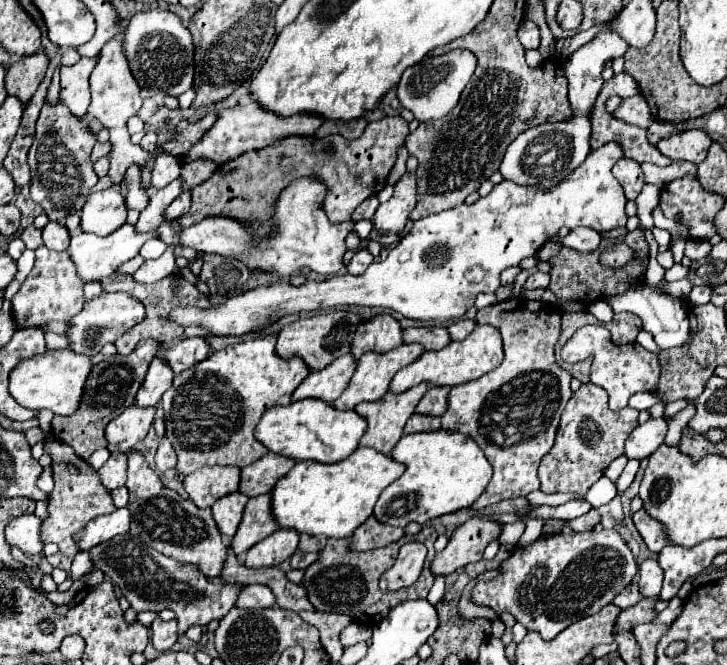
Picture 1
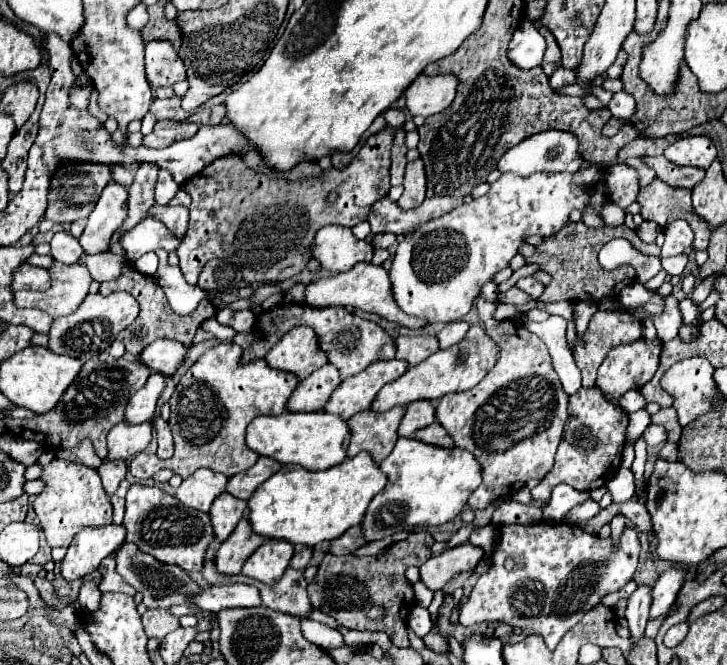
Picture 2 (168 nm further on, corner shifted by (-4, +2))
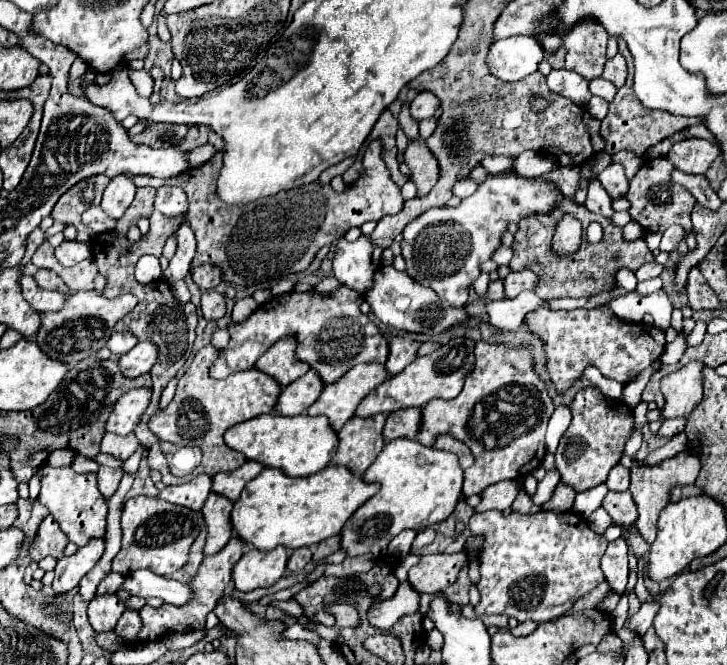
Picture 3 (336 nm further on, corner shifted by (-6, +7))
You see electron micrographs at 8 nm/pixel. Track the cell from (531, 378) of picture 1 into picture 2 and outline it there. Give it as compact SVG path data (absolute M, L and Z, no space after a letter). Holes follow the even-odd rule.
M481 297L477 299L477 311L481 321L485 323L485 331L501 347L501 355L497 359L497 365L473 389L445 395L439 399L437 421L447 429L447 433L451 435L457 447L471 451L481 463L483 483L473 491L467 505L471 509L485 509L495 499L517 493L521 487L525 487L529 479L541 479L553 467L553 457L561 441L563 425L567 421L569 395L565 393L557 373L551 367L551 357L547 353L545 343L537 335L533 335L521 321L515 321L515 319L497 321L493 317L495 305L489 301L483 301Z

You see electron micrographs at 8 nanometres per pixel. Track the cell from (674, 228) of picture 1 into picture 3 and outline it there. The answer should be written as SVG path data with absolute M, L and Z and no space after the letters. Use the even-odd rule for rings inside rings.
M669 226L663 232L663 240L661 240L661 250L665 252L673 252L677 248L677 244L685 238L685 230L681 226Z

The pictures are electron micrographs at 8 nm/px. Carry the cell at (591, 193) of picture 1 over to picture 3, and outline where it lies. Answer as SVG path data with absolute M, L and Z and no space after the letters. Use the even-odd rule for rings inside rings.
M511 172L509 176L489 176L479 184L477 192L461 200L455 208L431 208L417 216L403 230L403 258L407 262L407 274L431 286L435 294L447 300L453 308L467 304L469 286L481 274L479 264L489 260L491 254L501 246L501 234L509 222L519 222L529 214L549 214L563 194L549 182L533 180Z

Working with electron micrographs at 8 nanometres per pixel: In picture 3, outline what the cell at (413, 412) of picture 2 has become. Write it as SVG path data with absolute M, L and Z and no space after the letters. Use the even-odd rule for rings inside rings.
M405 408L391 412L383 426L383 438L385 442L397 440L397 438L409 438L415 440L421 428L421 410L419 408Z

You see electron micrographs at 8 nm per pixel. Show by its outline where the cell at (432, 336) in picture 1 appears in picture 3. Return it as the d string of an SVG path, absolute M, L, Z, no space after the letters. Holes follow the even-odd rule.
M389 338L389 358L385 362L385 370L389 376L399 374L417 358L419 342L409 338Z

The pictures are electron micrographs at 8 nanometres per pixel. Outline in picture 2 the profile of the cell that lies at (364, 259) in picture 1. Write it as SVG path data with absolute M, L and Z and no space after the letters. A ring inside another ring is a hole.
M357 263L353 269L339 273L339 275L331 275L331 277L323 277L319 281L313 281L307 285L305 291L305 303L311 307L329 307L329 305L351 305L369 313L377 313L389 321L395 321L399 325L405 327L423 327L425 321L423 319L415 319L411 315L405 315L403 311L399 311L399 307L395 305L393 297L391 297L391 283L389 283L389 275L381 265L373 265L373 263Z

